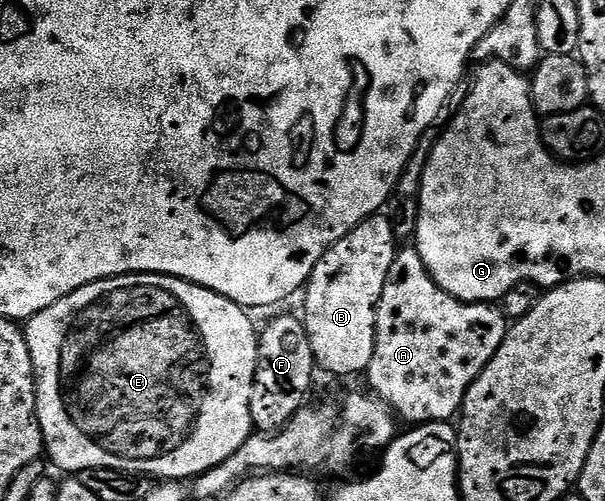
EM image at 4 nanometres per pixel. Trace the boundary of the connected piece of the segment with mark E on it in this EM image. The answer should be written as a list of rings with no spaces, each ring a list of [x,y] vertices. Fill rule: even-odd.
[[[128,273],[122,277],[108,277],[106,281],[79,287],[79,291],[47,307],[47,311],[39,311],[39,315],[24,322],[23,332],[31,351],[33,376],[37,383],[36,416],[41,424],[47,457],[49,453],[48,460],[53,460],[65,475],[80,475],[84,469],[118,469],[120,473],[144,473],[162,482],[185,483],[231,459],[231,455],[235,455],[235,451],[239,451],[239,447],[243,447],[255,432],[249,400],[257,366],[259,333],[256,328],[253,330],[253,321],[249,317],[252,316],[231,299],[201,285],[192,285],[189,281],[162,273]]]

